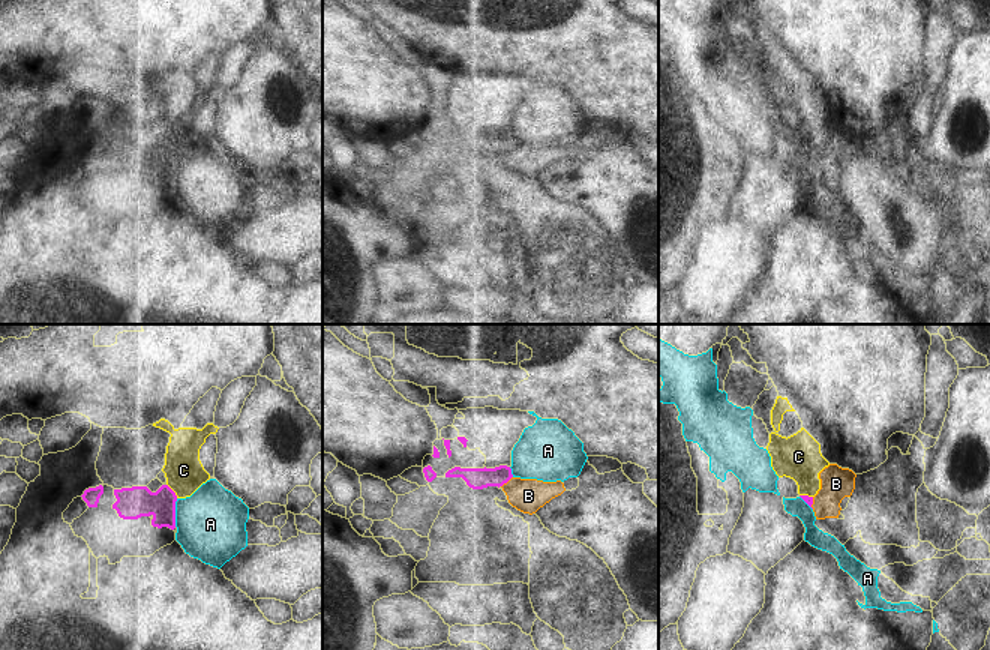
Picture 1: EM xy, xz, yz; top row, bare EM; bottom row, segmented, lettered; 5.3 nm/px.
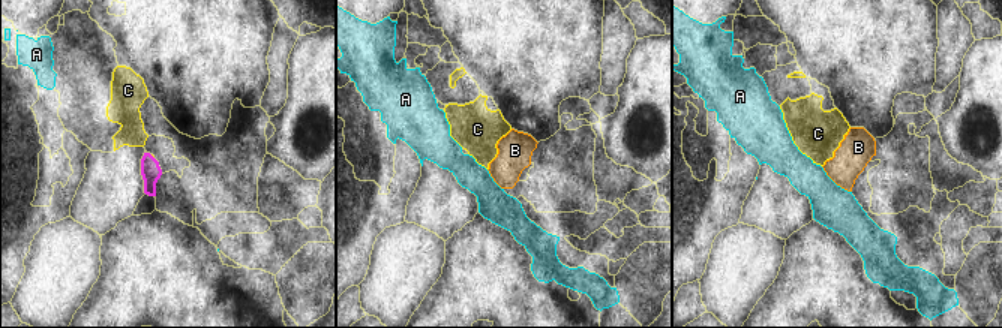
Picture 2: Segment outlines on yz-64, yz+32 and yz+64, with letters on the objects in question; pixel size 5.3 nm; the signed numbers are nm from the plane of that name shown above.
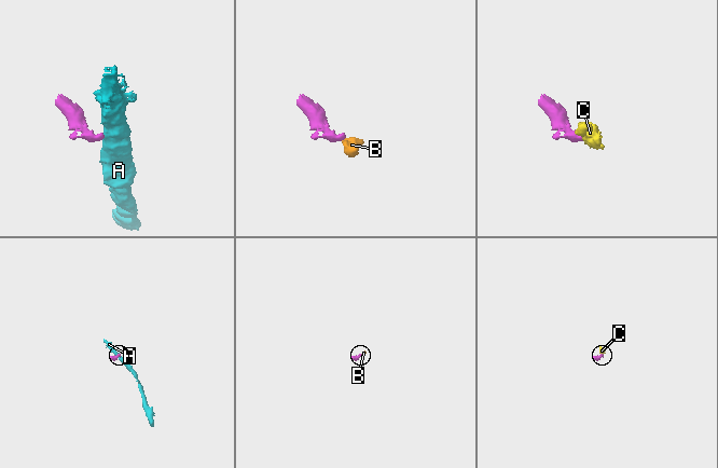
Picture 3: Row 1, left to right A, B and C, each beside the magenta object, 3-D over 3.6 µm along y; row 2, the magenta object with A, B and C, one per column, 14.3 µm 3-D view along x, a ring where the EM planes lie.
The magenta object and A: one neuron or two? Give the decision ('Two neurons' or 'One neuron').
Two neurons.

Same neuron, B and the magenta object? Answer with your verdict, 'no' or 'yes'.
yes

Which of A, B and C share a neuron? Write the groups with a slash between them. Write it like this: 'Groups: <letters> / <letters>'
Groups: A / B / C.

